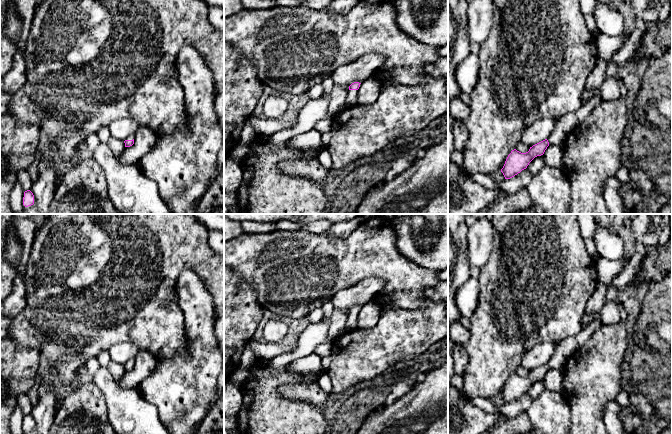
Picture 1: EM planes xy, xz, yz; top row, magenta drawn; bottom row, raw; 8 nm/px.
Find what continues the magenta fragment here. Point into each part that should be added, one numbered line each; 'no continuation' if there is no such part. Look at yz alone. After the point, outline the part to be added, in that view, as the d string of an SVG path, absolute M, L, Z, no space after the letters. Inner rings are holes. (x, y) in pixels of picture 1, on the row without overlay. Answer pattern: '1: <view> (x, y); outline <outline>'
1: yz (564, 349); outline M595 319L583 328L578 335L557 343L554 356L547 362L549 369L562 370L571 355L587 342L591 335L601 327L601 324L600 319Z

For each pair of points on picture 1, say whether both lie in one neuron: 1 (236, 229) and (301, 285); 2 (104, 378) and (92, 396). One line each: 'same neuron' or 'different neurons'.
1: different neurons
2: different neurons

